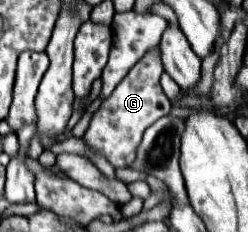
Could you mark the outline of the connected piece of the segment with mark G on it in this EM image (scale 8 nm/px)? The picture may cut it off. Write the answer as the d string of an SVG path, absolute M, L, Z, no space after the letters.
M150 49L128 71L128 75L118 83L112 95L106 97L100 109L94 113L90 127L84 135L84 141L92 149L106 155L112 167L130 167L130 161L134 161L134 149L138 147L138 141L142 141L142 133L146 131L146 127L150 127L160 117L170 113L170 99L162 93L162 87L160 87L162 71L164 69L160 61L160 51Z

